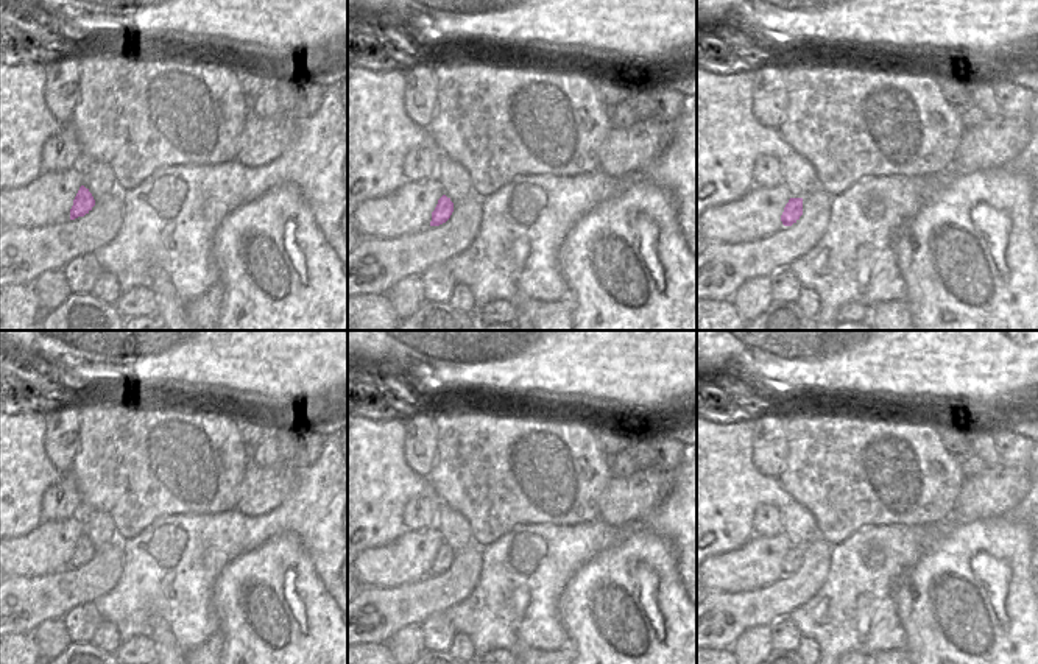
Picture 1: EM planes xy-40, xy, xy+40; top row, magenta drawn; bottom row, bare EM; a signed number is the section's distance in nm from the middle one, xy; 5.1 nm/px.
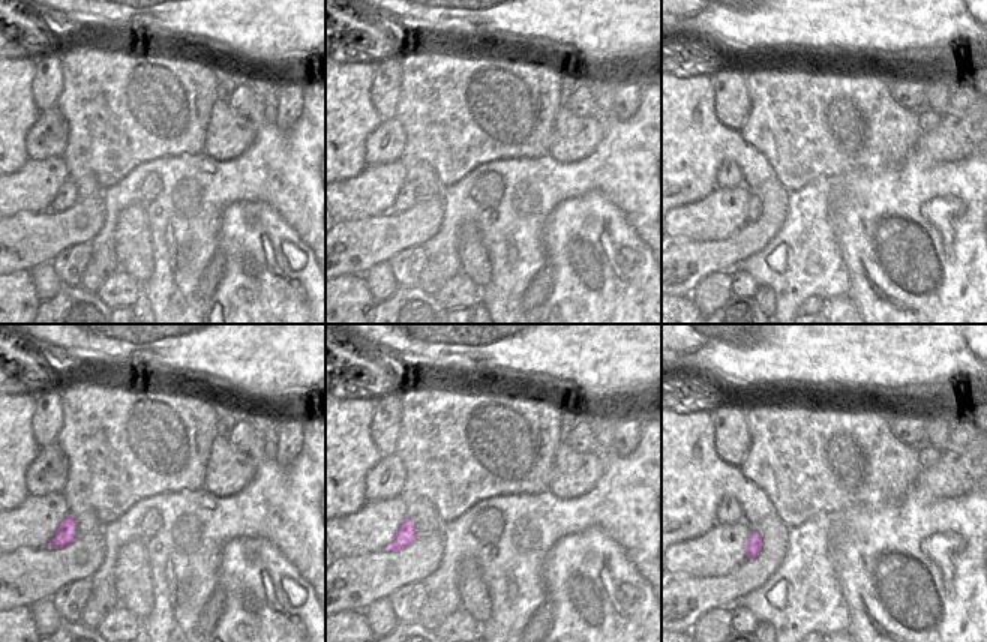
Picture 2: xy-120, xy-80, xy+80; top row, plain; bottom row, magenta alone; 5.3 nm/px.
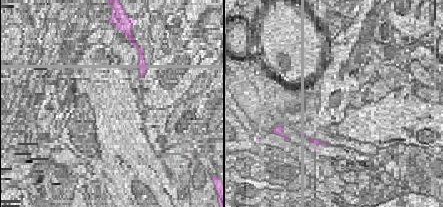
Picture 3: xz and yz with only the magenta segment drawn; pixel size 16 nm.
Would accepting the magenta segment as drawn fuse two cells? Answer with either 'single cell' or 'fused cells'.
single cell

